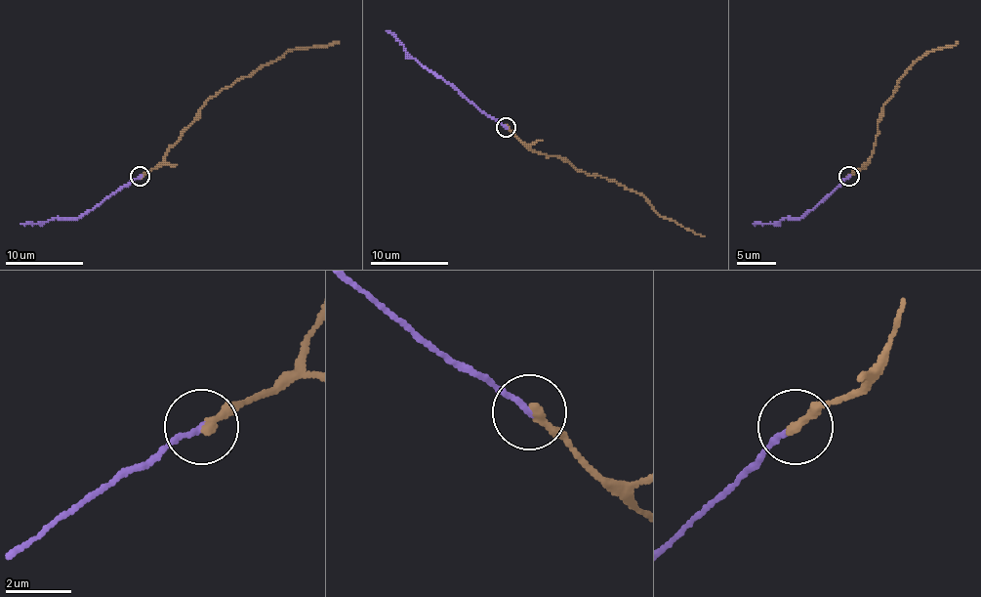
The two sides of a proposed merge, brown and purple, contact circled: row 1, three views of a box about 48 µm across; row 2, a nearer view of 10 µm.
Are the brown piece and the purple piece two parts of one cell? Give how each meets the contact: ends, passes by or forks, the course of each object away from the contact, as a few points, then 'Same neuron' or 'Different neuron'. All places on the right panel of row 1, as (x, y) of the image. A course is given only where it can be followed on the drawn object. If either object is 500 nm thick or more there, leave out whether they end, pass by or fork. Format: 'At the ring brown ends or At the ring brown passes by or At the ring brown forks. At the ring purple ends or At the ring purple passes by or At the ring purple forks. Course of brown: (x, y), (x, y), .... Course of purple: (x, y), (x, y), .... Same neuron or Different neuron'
At the ring brown ends. At the ring purple ends. Course of brown: (848, 177), (870, 161), (881, 107), (891, 98), (899, 80), (917, 61), (936, 49), (952, 47), (958, 41). Course of purple: (848, 177), (801, 218), (753, 224). Same neuron

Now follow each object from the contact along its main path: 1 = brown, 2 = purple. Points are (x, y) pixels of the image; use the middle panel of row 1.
1: (505, 126), (530, 150), (566, 160), (576, 170), (617, 182), (642, 195), (660, 215), (705, 236)
2: (505, 126), (481, 112), (442, 79), (423, 67), (386, 30)

